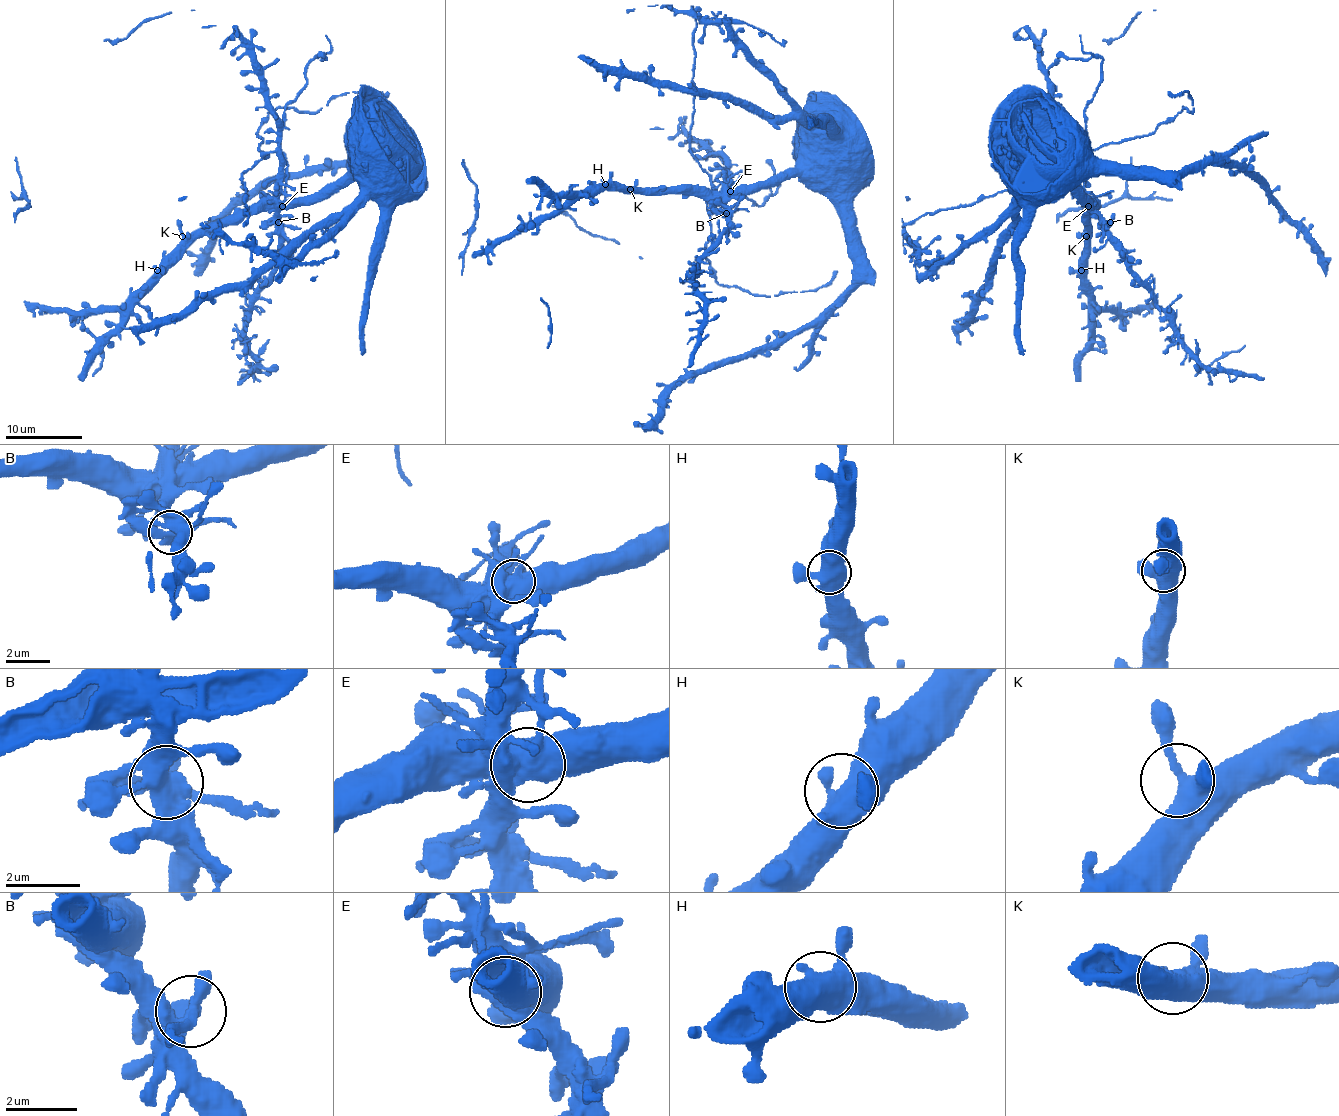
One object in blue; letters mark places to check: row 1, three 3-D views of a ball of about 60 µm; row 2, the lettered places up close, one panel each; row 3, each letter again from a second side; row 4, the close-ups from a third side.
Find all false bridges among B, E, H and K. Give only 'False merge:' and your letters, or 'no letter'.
False merge: B, E

